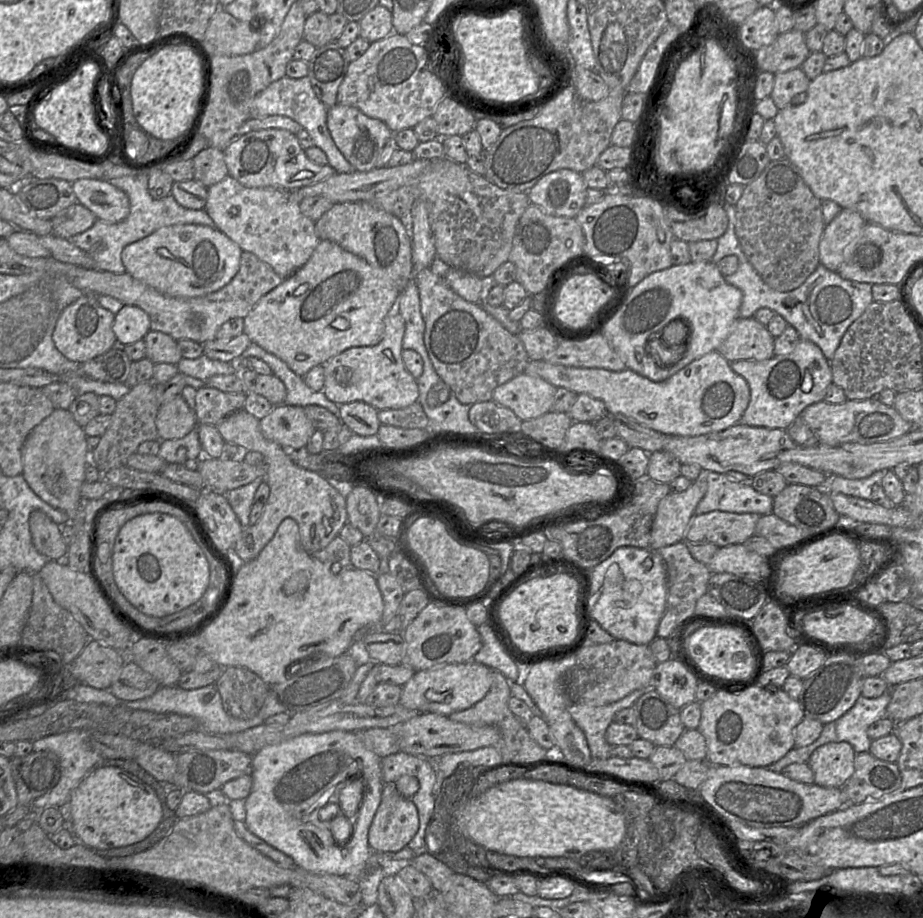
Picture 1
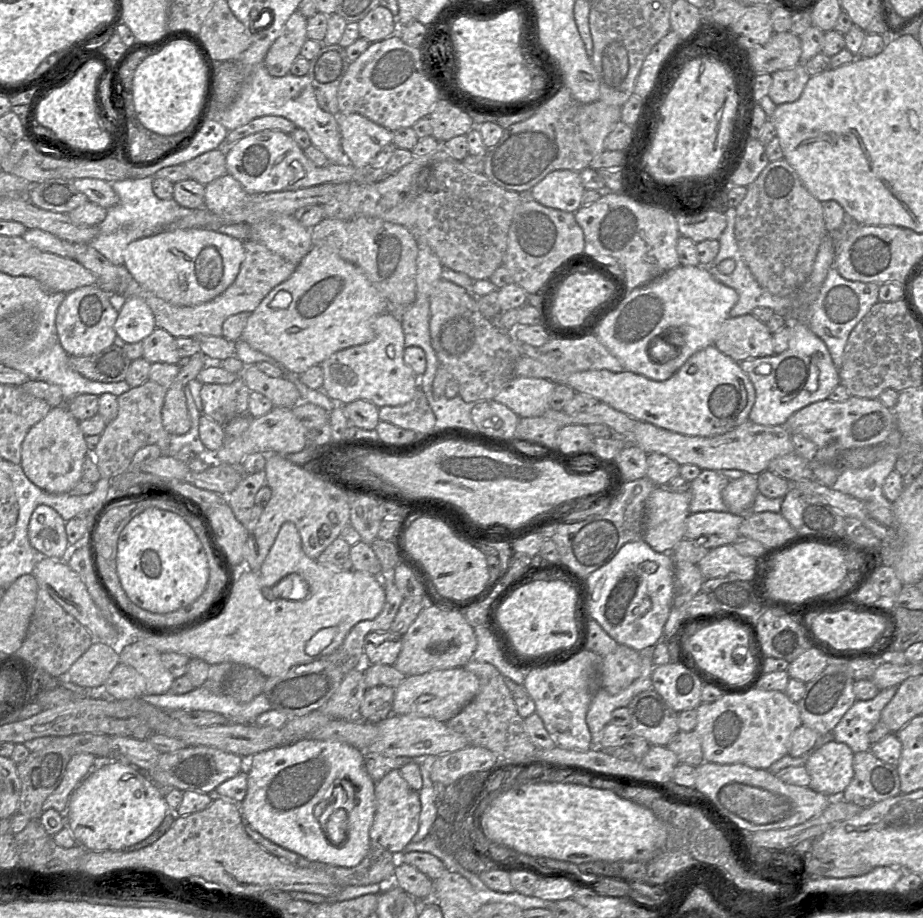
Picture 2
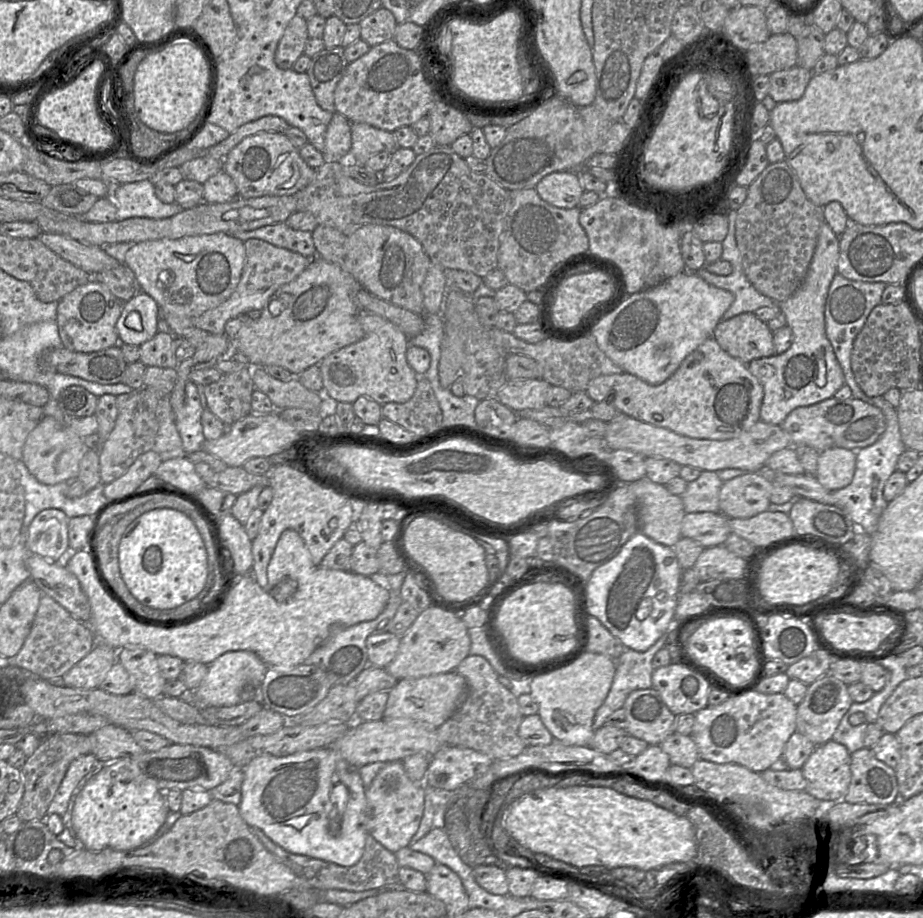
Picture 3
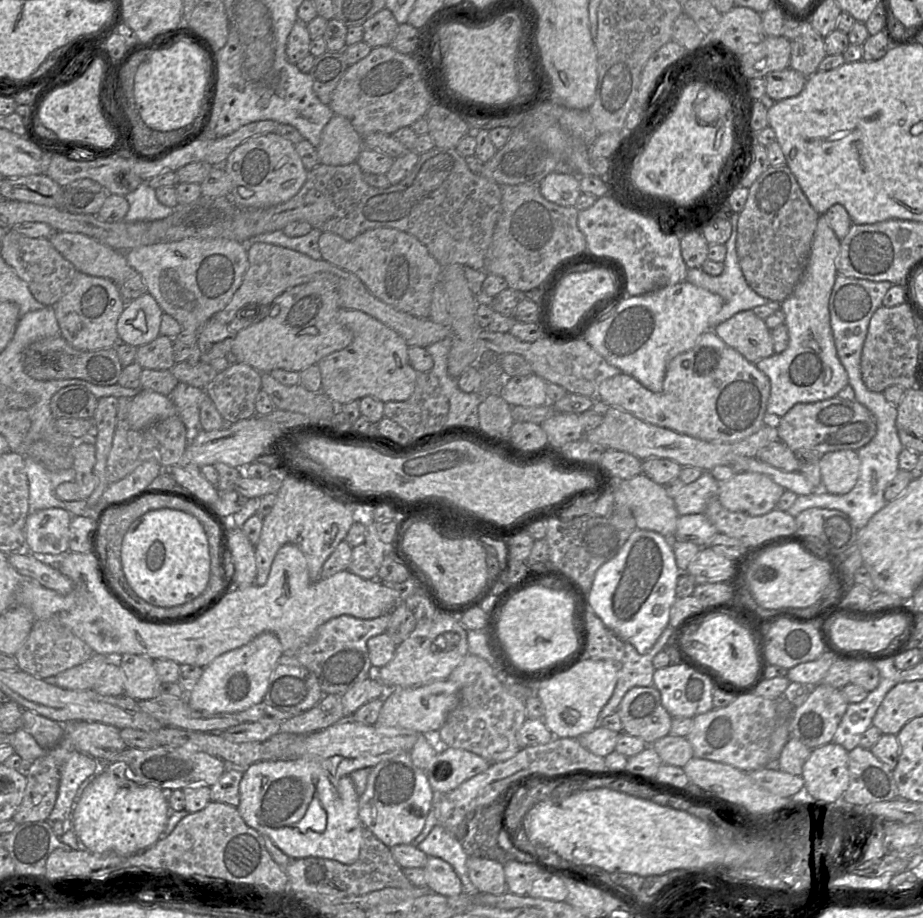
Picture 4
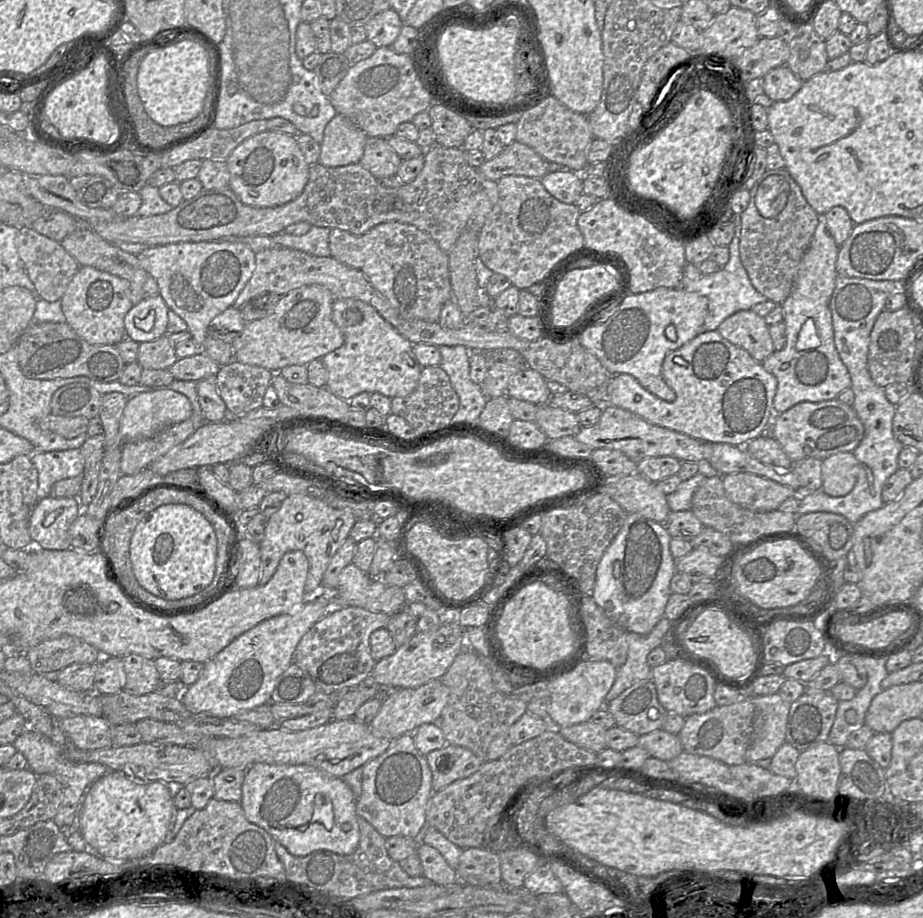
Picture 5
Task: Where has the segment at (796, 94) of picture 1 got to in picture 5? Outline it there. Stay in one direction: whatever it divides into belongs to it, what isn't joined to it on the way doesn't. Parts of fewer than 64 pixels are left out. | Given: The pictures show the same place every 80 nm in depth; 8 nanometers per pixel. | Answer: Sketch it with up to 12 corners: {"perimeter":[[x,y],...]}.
{"perimeter":[[787,65],[770,70],[764,94],[791,99],[804,82]]}

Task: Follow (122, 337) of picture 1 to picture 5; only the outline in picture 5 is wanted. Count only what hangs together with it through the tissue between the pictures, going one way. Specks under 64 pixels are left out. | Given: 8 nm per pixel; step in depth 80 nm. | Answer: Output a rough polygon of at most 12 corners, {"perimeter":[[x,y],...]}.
{"perimeter":[[161,296],[142,299],[124,317],[126,337],[141,344],[164,336]]}

